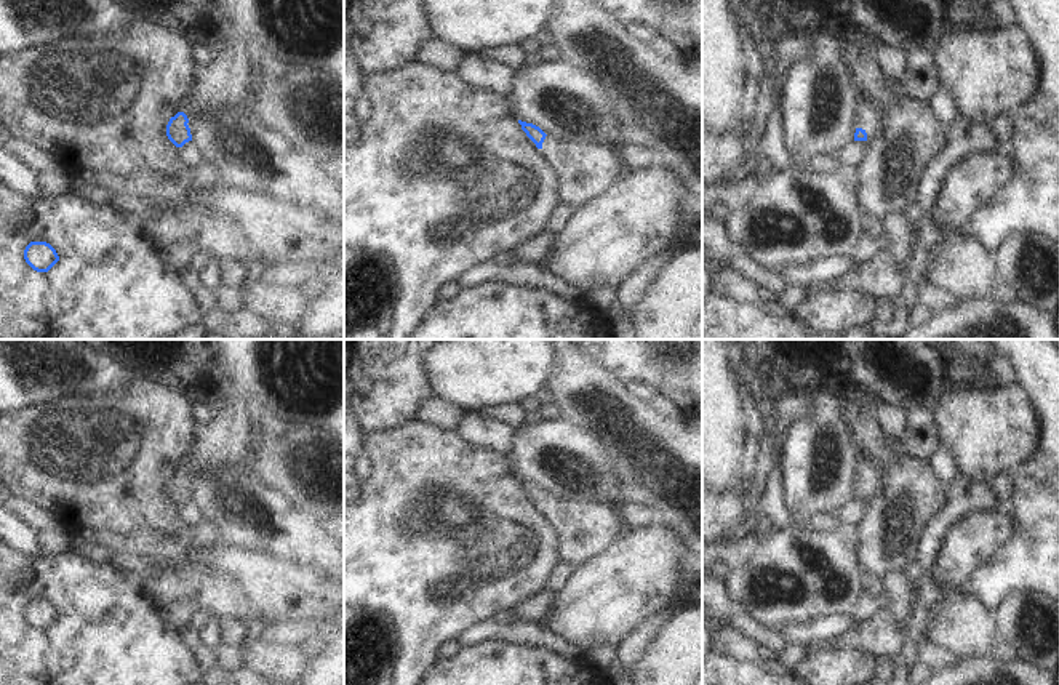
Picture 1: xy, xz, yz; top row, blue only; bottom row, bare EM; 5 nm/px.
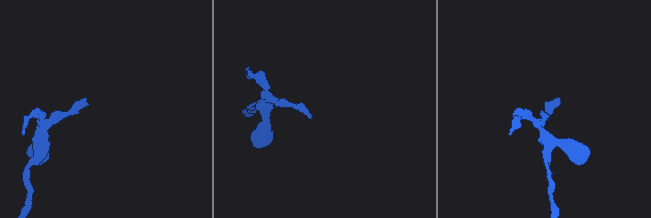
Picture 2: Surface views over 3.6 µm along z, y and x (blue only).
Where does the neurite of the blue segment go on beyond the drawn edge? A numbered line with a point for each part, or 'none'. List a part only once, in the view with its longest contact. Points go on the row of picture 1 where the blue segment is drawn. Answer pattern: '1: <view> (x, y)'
1: yz (869, 116)

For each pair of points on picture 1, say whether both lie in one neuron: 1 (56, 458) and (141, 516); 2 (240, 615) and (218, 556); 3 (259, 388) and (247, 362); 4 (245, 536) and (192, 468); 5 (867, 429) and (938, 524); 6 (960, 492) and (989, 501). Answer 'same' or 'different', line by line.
1: same
2: different
3: same
4: same
5: different
6: same

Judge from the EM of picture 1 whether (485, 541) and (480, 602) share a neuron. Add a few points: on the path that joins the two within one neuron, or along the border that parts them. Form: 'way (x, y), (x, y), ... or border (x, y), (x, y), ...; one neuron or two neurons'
way (482, 556), (480, 588); one neuron

